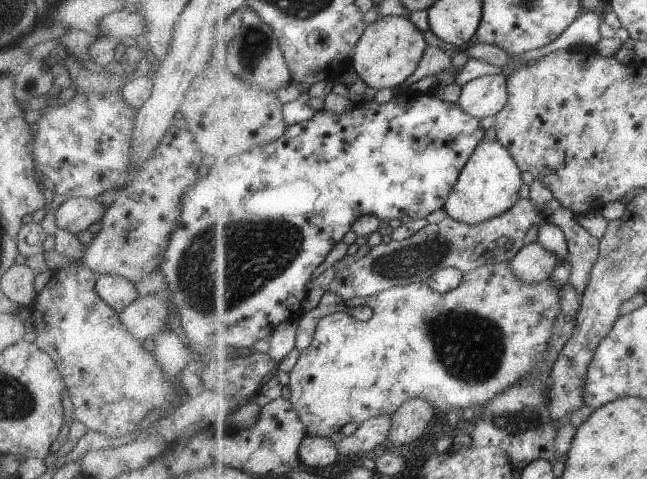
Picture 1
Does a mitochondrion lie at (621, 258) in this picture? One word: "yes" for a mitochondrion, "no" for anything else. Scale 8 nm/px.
yes

